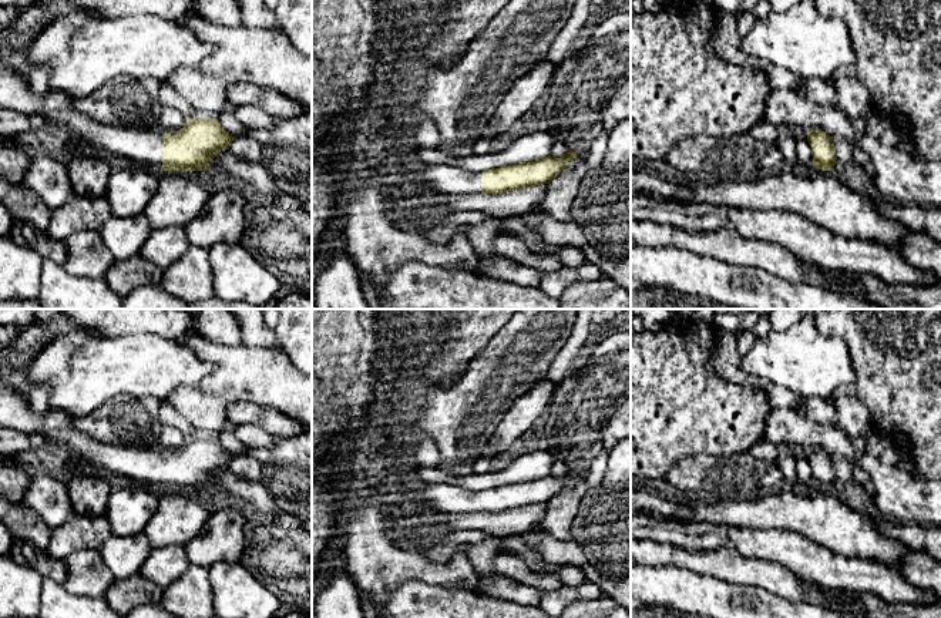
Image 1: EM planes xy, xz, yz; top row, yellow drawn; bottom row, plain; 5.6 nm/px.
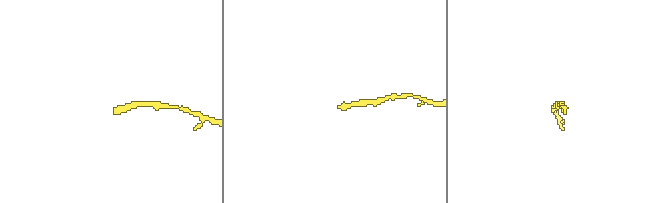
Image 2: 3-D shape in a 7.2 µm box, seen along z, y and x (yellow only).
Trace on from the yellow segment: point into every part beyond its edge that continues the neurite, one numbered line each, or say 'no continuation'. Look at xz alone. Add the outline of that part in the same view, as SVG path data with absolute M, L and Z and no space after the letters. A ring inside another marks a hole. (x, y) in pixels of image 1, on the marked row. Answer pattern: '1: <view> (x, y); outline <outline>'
1: xz (430, 178); outline M410 164L404 184L424 194L481 194L483 172L446 164Z

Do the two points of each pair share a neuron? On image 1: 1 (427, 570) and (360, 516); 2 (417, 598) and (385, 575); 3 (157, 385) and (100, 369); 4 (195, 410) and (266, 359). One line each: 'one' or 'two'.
1: one
2: two
3: one
4: one

